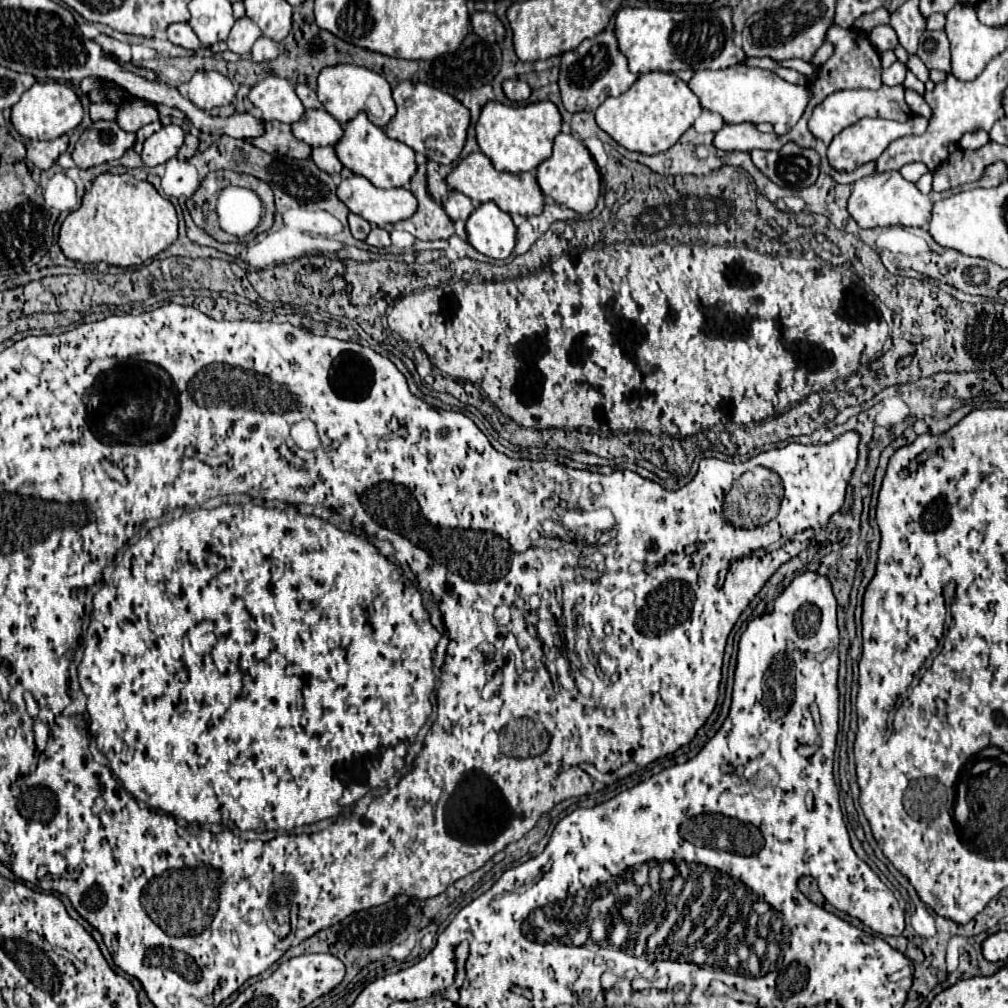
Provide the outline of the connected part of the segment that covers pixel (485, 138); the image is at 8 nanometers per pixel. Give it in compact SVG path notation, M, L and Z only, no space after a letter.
M539 101L525 107L511 107L503 103L487 103L477 121L477 143L481 151L493 161L499 171L521 173L533 171L543 163L553 149L553 139L561 131L559 109L551 101Z

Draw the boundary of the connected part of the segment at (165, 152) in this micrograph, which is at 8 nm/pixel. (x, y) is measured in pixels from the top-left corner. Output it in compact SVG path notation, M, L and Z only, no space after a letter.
M177 125L161 127L157 133L153 133L145 143L141 151L141 161L145 167L155 167L161 163L167 163L171 157L177 155L179 147L183 145L183 129Z

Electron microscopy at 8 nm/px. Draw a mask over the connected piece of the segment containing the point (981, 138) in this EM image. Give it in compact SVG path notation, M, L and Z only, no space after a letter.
M973 131L973 133L965 133L959 141L959 145L963 149L979 149L985 143L989 143L989 135L985 131Z

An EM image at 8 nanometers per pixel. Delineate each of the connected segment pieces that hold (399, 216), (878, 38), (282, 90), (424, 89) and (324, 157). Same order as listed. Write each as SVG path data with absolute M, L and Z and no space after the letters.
M361 175L343 179L337 187L337 197L351 213L375 225L399 223L417 211L417 199L409 189L379 189Z
M877 25L871 33L869 33L869 41L873 43L873 47L877 47L877 51L887 51L887 49L895 49L899 45L897 41L897 33L893 31L893 27L889 25Z
M269 75L257 83L251 89L249 99L265 121L281 121L291 125L305 113L305 107L299 101L293 85L287 79L275 75Z
M401 81L393 89L393 99L397 103L397 115L385 127L391 139L397 139L409 145L413 151L423 153L427 159L443 165L451 165L461 155L467 129L471 123L469 109L461 101L457 101L449 93L443 93L441 89L435 89L425 83L411 83L411 81Z
M317 147L317 149L313 149L311 159L315 161L315 165L319 169L323 169L329 175L339 175L341 169L343 169L343 165L337 159L337 153L335 153L333 147Z

